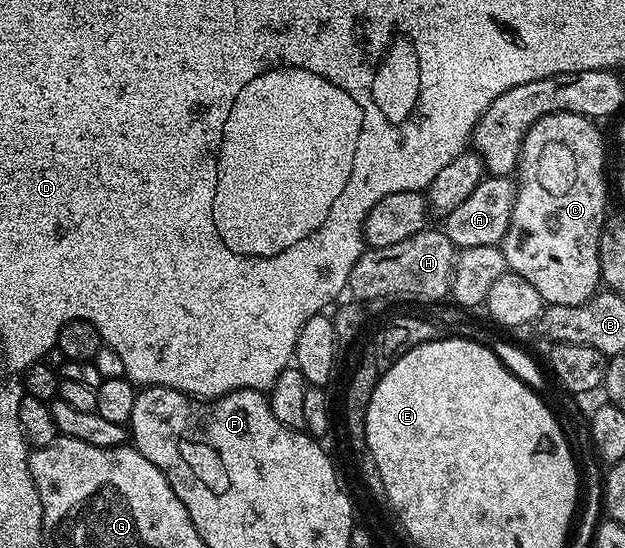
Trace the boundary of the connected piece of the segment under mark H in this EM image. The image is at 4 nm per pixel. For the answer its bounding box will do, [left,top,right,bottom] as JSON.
[348,226,458,301]

